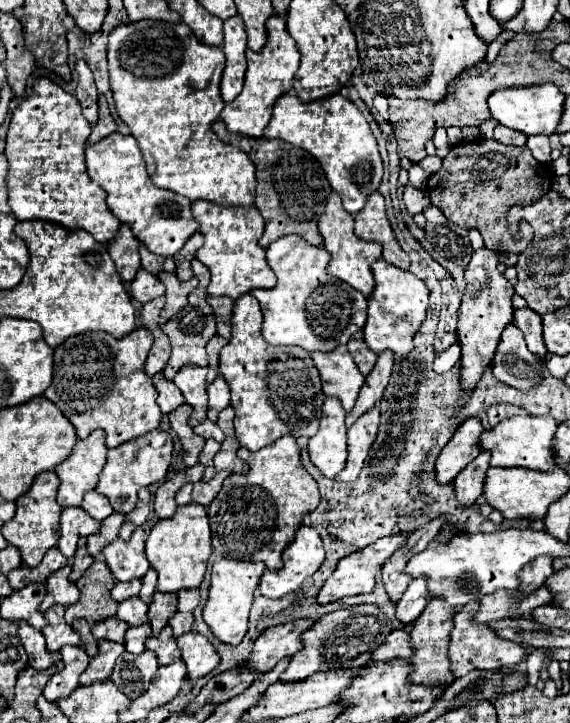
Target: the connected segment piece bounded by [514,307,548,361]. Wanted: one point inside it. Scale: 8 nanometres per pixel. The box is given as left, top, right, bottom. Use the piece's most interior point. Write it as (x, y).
(529, 322)

